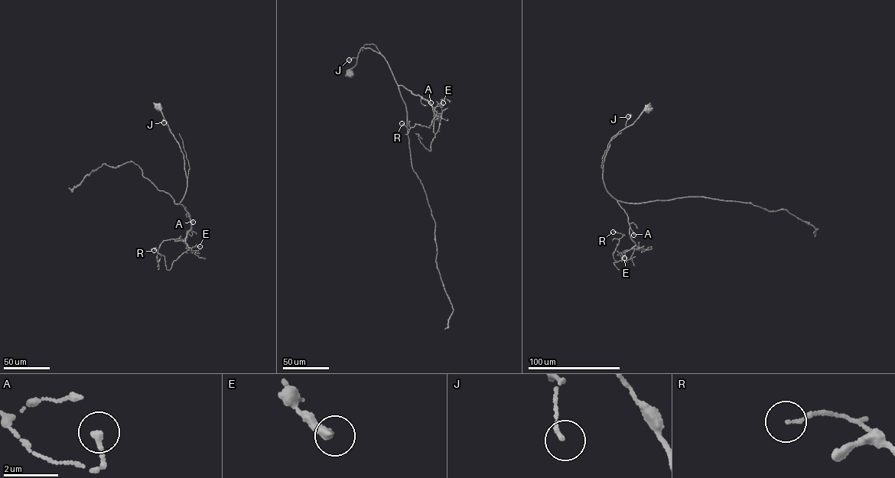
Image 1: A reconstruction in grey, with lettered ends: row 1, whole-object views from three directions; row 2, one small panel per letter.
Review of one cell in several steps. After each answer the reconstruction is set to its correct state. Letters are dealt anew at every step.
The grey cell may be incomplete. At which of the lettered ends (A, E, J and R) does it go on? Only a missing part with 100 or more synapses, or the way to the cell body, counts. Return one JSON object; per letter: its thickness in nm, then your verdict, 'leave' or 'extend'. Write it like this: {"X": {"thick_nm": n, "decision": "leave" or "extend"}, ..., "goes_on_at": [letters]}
{"A": {"thick_nm": 180, "decision": "leave"}, "E": {"thick_nm": 340, "decision": "leave"}, "J": {"thick_nm": 120, "decision": "leave"}, "R": {"thick_nm": 100, "decision": "leave"}, "goes_on_at": []}

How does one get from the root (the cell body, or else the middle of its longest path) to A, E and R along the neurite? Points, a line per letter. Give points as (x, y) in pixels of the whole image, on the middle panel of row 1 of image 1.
A: (350, 73), (349, 69), (356, 63), (359, 49), (370, 48), (385, 59), (397, 84), (431, 102)
E: (350, 73), (359, 49), (370, 48), (385, 59), (397, 84), (431, 103), (434, 115), (436, 105), (443, 102)
R: (350, 73), (359, 49), (370, 48), (385, 59), (397, 84), (437, 112), (430, 128), (401, 123)

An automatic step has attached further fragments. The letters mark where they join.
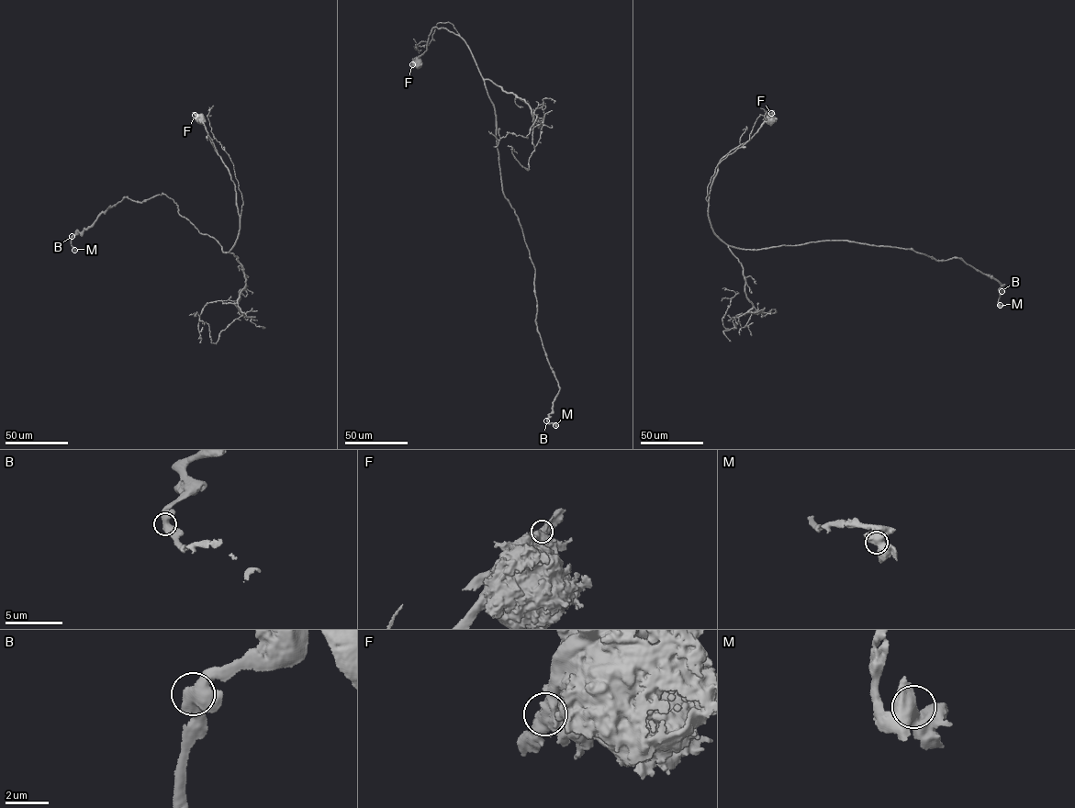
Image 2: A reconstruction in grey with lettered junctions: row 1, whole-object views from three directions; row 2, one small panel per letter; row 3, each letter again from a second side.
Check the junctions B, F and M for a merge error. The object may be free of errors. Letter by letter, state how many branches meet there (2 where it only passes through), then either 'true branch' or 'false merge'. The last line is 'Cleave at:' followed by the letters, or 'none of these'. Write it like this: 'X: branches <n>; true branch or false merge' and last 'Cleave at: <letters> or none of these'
B: branches 3; true branch
F: branches 3; false merge
M: branches 3; true branch
Cleave at: F

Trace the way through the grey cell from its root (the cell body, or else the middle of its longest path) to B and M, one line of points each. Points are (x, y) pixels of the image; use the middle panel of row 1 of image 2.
B: (418, 62), (432, 28), (458, 35), (494, 106), (502, 190), (533, 266), (535, 323), (559, 384), (546, 420)
M: (418, 62), (432, 28), (458, 35), (493, 105), (559, 384), (555, 425)

